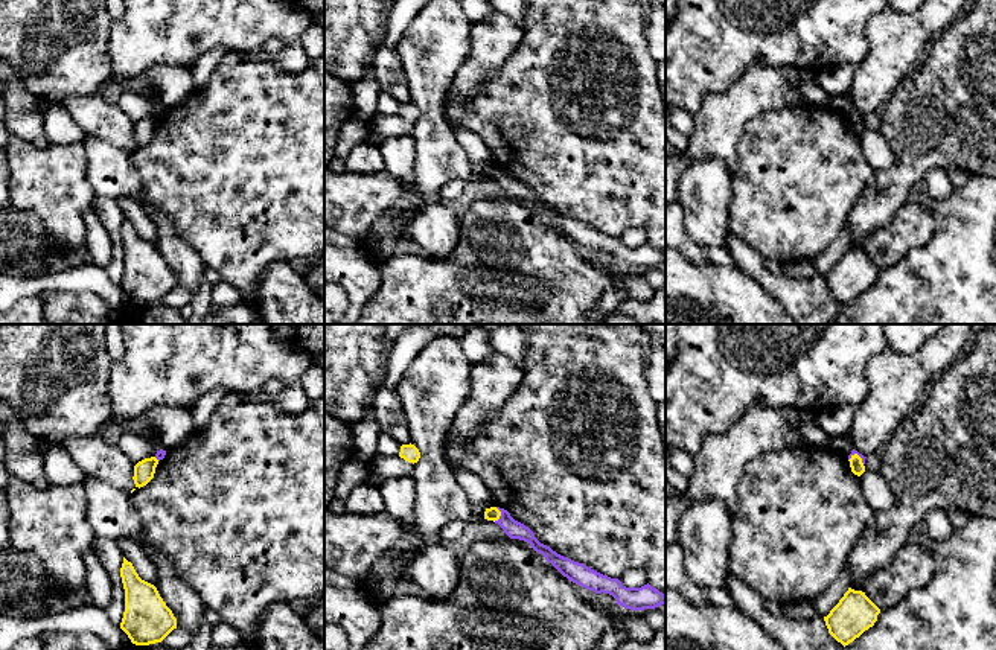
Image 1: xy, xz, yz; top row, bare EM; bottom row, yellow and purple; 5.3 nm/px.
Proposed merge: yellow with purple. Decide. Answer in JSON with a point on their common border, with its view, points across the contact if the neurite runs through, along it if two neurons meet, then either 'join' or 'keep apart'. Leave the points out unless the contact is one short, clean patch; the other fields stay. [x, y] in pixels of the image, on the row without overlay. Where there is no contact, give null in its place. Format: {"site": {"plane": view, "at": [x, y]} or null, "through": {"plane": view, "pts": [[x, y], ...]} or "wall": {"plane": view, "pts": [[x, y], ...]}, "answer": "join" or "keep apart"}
{"site": {"plane": "xz", "at": [500, 174]}, "through": {"plane": "xz", "pts": [[492, 172], [500, 174], [515, 189]]}, "answer": "join"}

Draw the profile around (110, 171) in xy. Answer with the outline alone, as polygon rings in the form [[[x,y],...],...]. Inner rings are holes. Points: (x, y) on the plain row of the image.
[[[97,137],[81,140],[85,155],[85,172],[96,196],[132,198],[140,202],[142,180],[132,163],[132,152]]]

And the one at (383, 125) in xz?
[[[375,113],[372,119],[372,129],[381,137],[401,137],[414,134],[414,123],[401,116],[385,116]]]

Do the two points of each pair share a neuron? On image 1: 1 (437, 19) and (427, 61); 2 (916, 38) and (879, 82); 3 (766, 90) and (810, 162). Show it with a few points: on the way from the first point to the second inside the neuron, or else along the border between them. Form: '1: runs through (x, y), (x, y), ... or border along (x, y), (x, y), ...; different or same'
1: runs through (437, 29), (437, 41), (431, 50); same
2: runs through (905, 49), (882, 72); same
3: border along (807, 102), (762, 111), (746, 125); different

